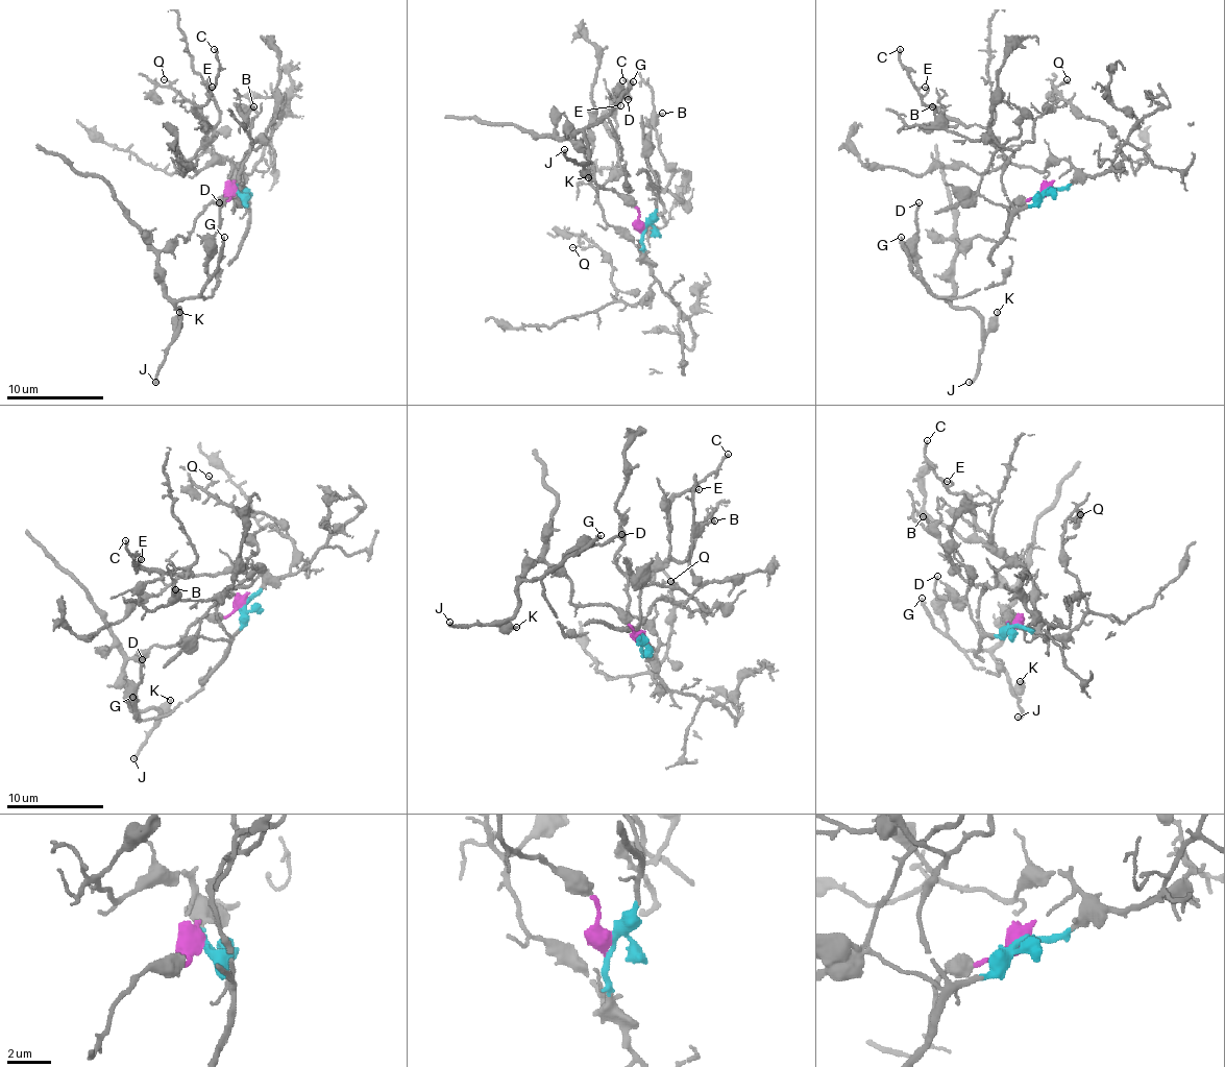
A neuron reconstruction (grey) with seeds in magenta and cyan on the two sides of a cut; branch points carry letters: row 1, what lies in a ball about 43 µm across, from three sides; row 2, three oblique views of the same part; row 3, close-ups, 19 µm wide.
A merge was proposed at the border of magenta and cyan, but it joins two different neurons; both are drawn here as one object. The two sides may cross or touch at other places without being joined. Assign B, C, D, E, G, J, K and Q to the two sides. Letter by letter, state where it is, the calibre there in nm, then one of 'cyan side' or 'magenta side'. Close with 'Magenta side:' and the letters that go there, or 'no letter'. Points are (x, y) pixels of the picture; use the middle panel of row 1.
B: at (662, 113); 170 nm thick; cyan side
C: at (622, 80); 170 nm thick; cyan side
D: at (628, 99); 190 nm thick; magenta side
E: at (620, 105); 140 nm thick; cyan side
G: at (633, 81); 220 nm thick; magenta side
J: at (564, 149); 240 nm thick; magenta side
K: at (588, 177); 340 nm thick; magenta side
Q: at (572, 247); 90 nm thick; cyan side
Magenta side: D, G, J, K

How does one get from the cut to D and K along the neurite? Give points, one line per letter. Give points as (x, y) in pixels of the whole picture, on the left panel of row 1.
D: (237, 190), (158, 256), (168, 297), (193, 299), (207, 277), (219, 201)
K: (237, 190), (215, 199), (186, 241), (178, 236), (158, 256), (158, 282), (178, 309), (178, 329), (180, 312)

